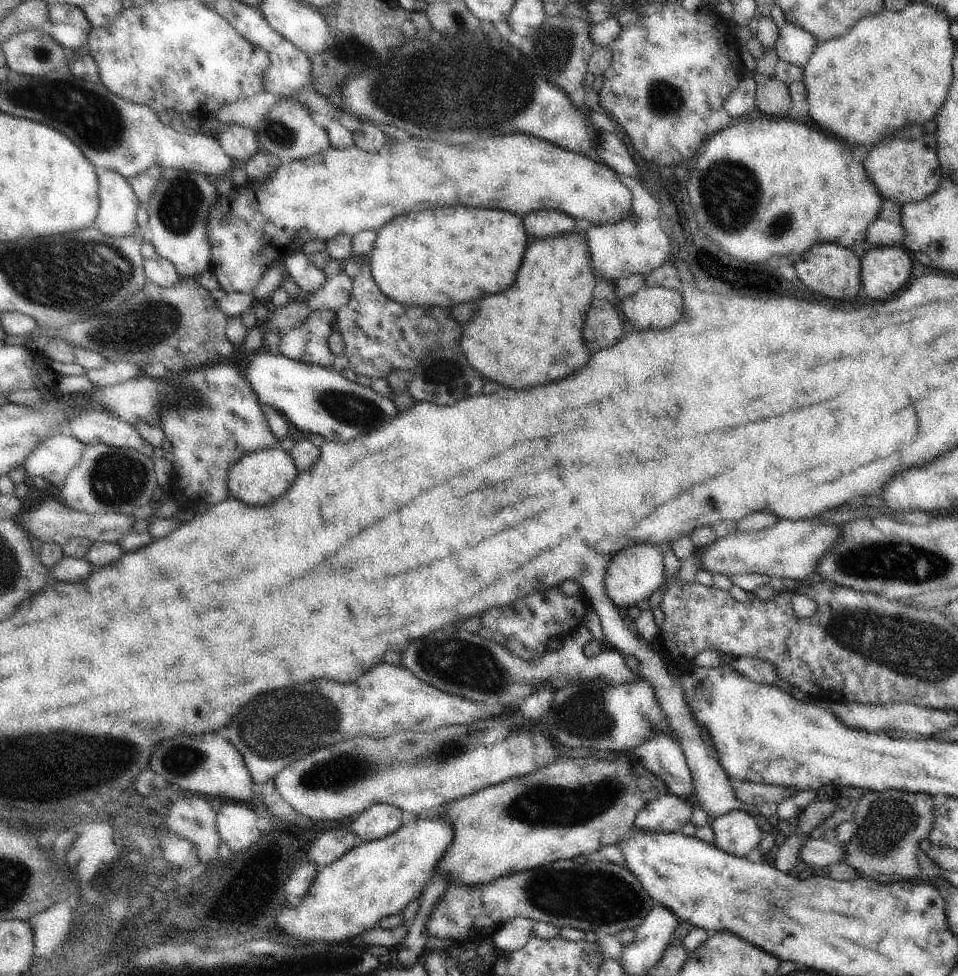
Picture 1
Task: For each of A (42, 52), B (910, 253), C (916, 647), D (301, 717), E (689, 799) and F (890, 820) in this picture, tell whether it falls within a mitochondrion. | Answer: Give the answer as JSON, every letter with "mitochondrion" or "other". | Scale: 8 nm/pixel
{"A":"mitochondrion","B":"other","C":"mitochondrion","D":"mitochondrion","E":"other","F":"mitochondrion"}

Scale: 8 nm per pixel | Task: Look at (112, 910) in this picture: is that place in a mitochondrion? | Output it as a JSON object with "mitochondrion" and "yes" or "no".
{"mitochondrion":"no"}

